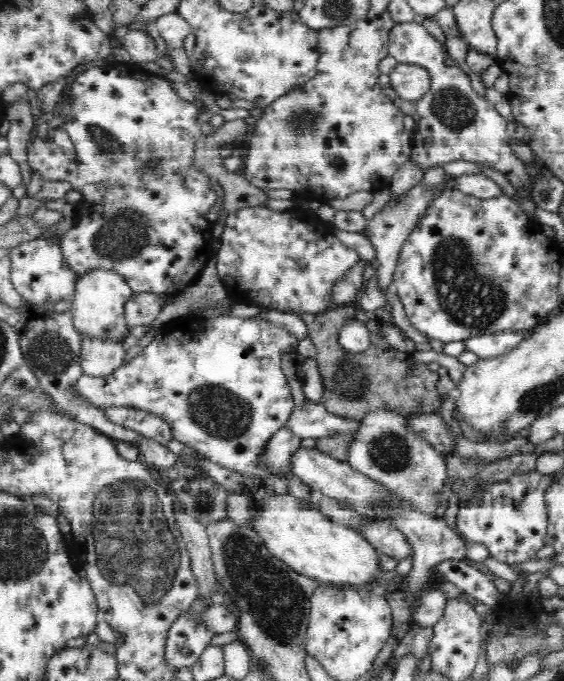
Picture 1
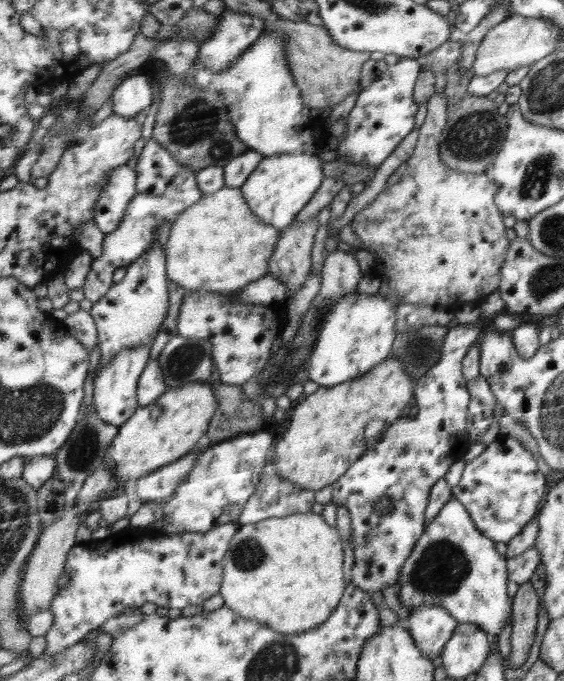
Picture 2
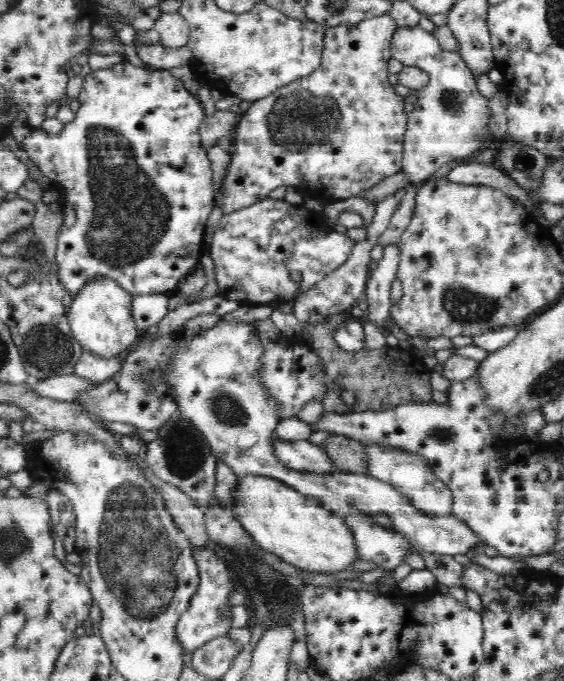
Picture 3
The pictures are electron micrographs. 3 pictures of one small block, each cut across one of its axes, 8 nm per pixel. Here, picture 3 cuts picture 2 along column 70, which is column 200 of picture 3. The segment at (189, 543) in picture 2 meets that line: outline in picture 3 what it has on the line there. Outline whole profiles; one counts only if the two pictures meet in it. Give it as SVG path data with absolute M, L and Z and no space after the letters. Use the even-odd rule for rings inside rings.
M208 546L193 550L193 557L200 572L200 583L198 583L197 591L194 593L189 607L181 614L174 630L175 640L182 652L186 651L192 654L209 640L226 635L232 628L230 619L228 619L230 608L232 608L230 594L236 590L234 583L230 580L230 569L226 567L226 561L214 548Z

